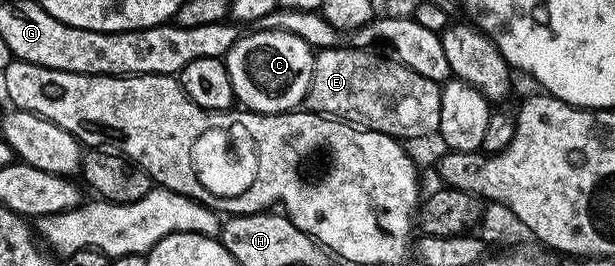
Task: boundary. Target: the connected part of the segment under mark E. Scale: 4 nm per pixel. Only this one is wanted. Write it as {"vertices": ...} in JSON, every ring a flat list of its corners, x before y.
{"vertices":[[351,46,319,49,312,57,312,81,303,107,317,116,342,120,361,130,381,132,401,142,420,140,423,136,435,137,439,133,442,118,441,85,430,78,422,78,422,74,410,70,395,58,389,58,387,55,375,56,374,53,372,50]]}

